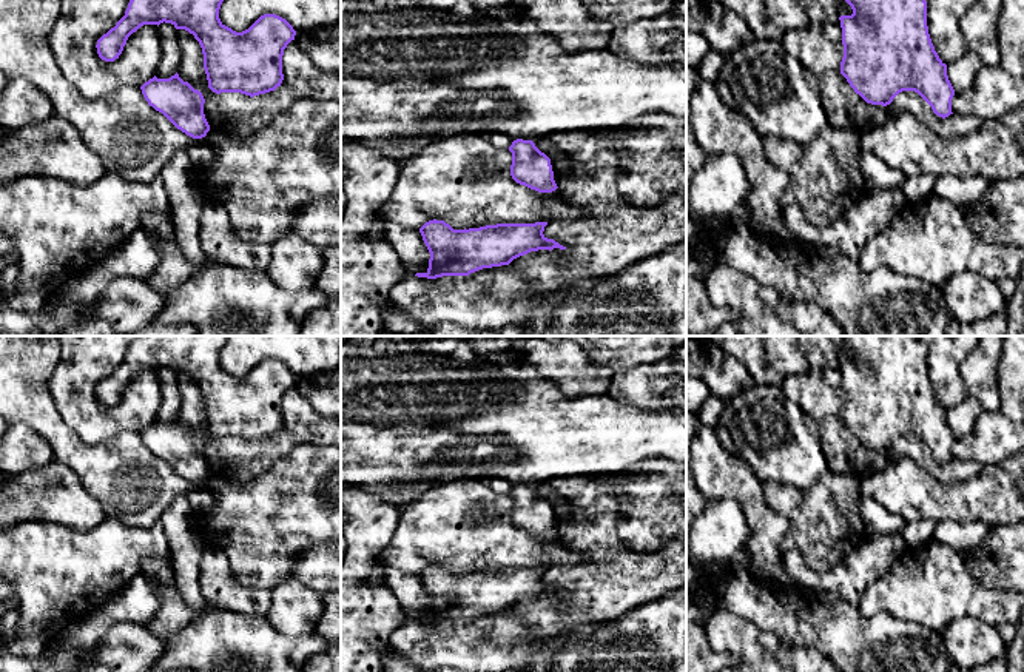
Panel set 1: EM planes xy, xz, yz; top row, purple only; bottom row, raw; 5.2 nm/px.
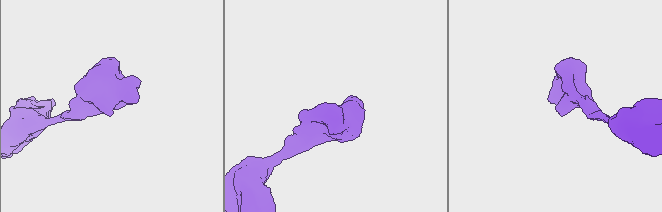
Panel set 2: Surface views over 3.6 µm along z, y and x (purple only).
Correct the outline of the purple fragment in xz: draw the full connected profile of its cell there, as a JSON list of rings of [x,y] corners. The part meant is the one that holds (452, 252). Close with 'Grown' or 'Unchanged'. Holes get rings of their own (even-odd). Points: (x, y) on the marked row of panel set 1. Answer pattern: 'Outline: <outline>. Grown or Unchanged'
Outline: [[[429,220],[419,233],[430,253],[426,273],[418,277],[469,276],[483,268],[509,265],[514,259],[538,250],[566,250],[543,231],[547,222],[497,223],[453,230],[444,220]]]. Unchanged

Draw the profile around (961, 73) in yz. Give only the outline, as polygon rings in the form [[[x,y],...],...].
[[[968,49],[962,57],[947,65],[947,76],[955,92],[965,91],[984,66],[981,57]]]

